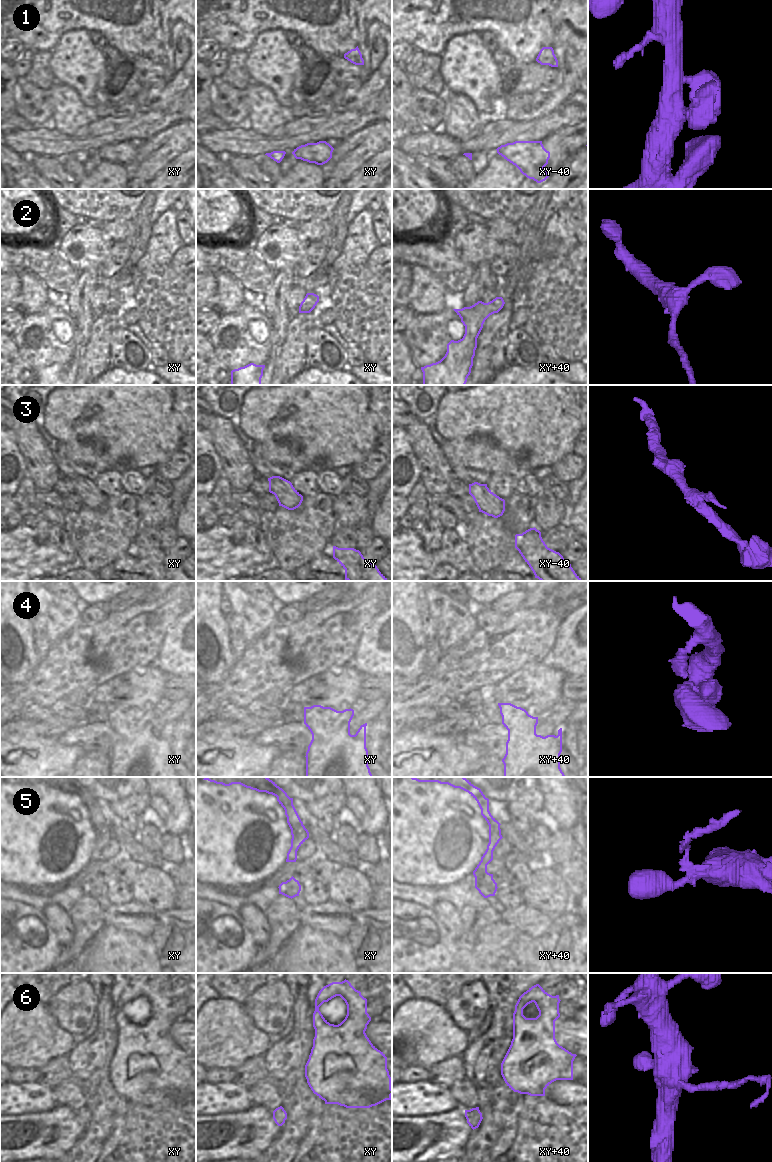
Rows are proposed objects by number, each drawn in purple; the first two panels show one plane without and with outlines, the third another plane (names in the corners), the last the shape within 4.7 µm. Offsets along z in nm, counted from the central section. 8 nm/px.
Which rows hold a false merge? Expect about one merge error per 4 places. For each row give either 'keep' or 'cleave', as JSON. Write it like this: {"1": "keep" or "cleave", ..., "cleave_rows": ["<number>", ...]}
{"1": "keep", "2": "keep", "3": "keep", "4": "keep", "5": "keep", "6": "cleave", "cleave_rows": ["6"]}

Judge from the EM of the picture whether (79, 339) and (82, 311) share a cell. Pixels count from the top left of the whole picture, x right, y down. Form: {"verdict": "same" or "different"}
{"verdict": "same"}

